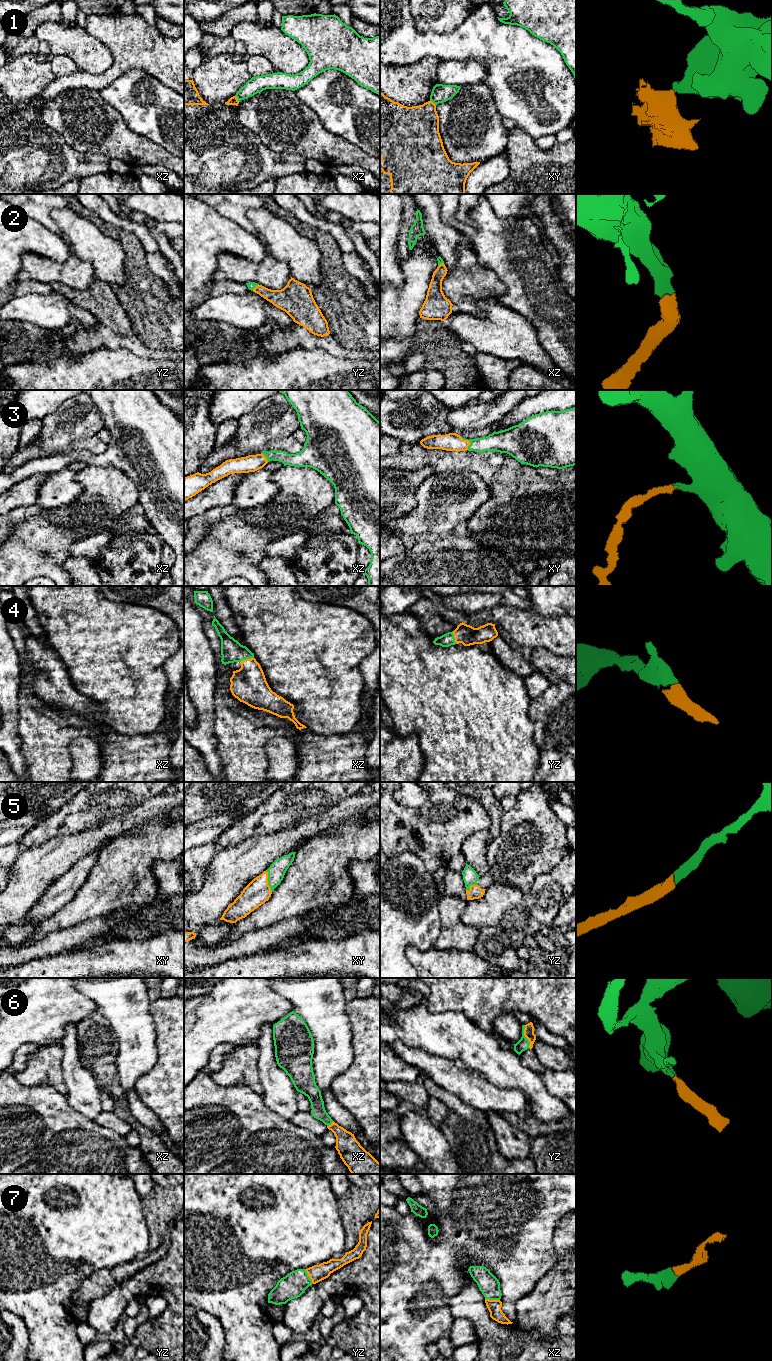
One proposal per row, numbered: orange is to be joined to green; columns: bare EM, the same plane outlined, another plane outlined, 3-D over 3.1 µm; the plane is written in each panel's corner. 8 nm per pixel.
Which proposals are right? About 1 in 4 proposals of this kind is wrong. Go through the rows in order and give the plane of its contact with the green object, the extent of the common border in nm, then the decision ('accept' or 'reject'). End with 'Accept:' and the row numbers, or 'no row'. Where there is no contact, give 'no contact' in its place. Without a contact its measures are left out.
1: xz | 70 nm | reject
2: yz | 80 nm | accept
3: xy | 130 nm | accept
4: xz | 120 nm | accept
5: xy | 180 nm | accept
6: yz | 190 nm | accept
7: yz | 140 nm | accept
Accept: 2, 3, 4, 5, 6, 7

